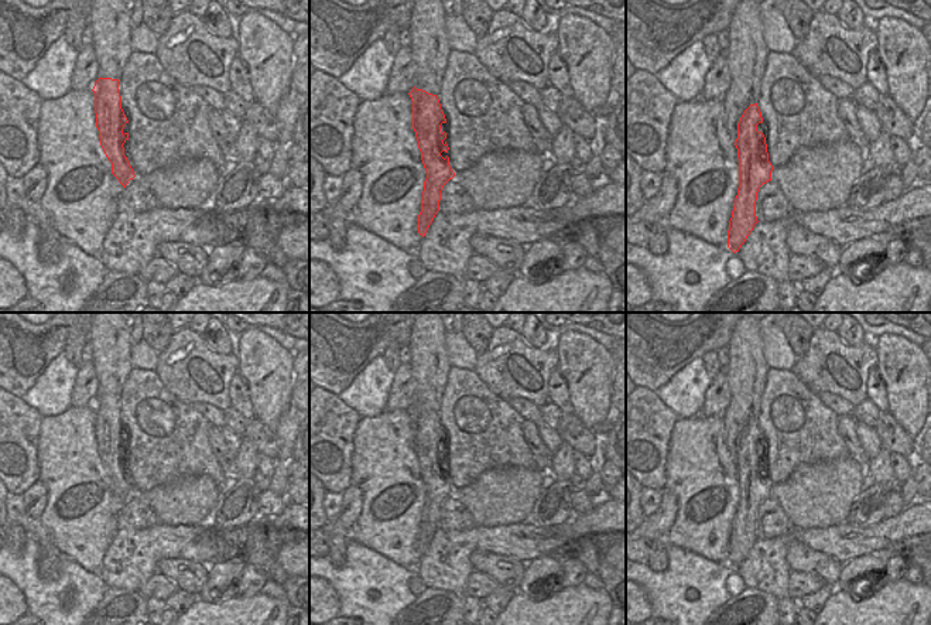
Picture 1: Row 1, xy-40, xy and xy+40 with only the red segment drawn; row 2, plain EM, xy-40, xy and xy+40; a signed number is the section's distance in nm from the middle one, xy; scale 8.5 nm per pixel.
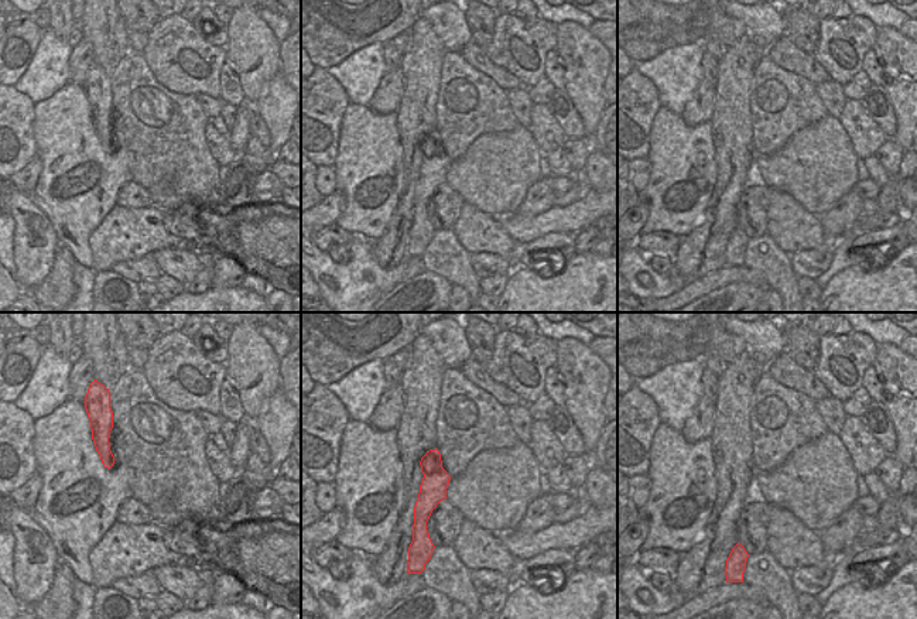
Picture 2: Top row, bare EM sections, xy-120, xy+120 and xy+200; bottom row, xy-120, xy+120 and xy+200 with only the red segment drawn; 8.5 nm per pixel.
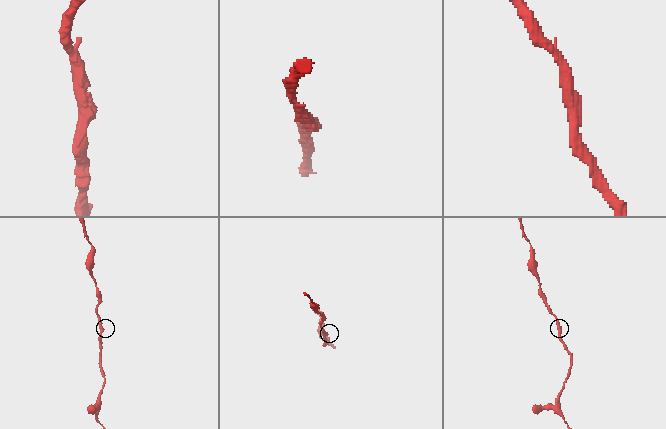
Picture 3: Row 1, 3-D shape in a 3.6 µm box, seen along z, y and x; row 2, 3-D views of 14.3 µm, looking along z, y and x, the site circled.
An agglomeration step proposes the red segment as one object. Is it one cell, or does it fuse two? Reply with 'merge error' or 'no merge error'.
no merge error

